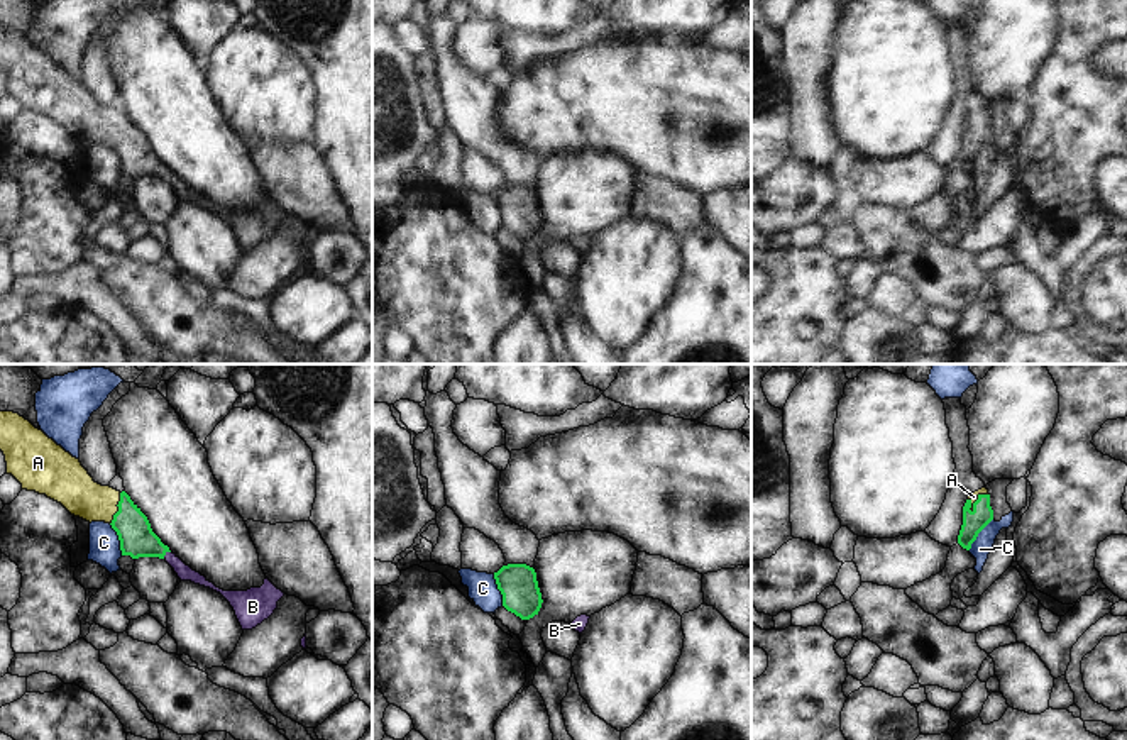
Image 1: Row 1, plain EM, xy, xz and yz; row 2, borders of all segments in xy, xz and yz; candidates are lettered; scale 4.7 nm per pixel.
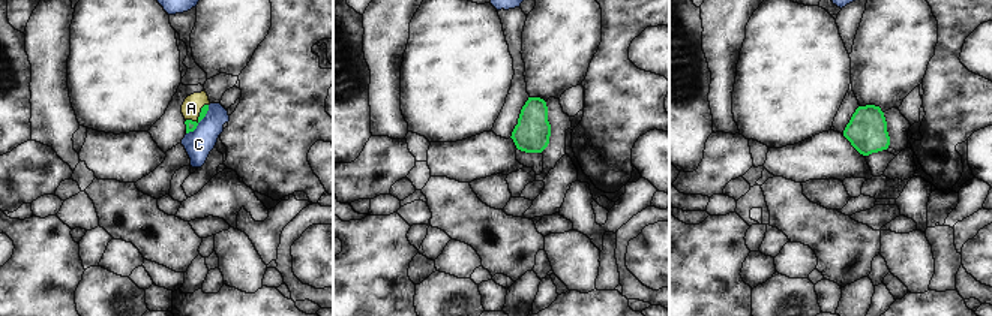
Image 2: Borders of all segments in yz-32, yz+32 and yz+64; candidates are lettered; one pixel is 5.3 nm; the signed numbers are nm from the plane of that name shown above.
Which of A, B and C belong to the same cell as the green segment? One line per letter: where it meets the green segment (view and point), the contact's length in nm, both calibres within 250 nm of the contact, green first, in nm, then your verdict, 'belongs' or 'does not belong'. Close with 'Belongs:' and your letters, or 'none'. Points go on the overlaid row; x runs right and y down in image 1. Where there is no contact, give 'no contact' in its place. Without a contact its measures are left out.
A: contact xy (119, 508); length 160 nm; calibres 160 and 200 nm; belongs
B: contact xy (164, 554); length 50 nm; calibres 160 and 80 nm; belongs
C: contact xy (119, 539); length 170 nm; calibres 160 and 140 nm; does not belong
Belongs: A, B

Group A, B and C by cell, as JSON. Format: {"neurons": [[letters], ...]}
{"neurons": [["A", "B"], ["C"]]}

